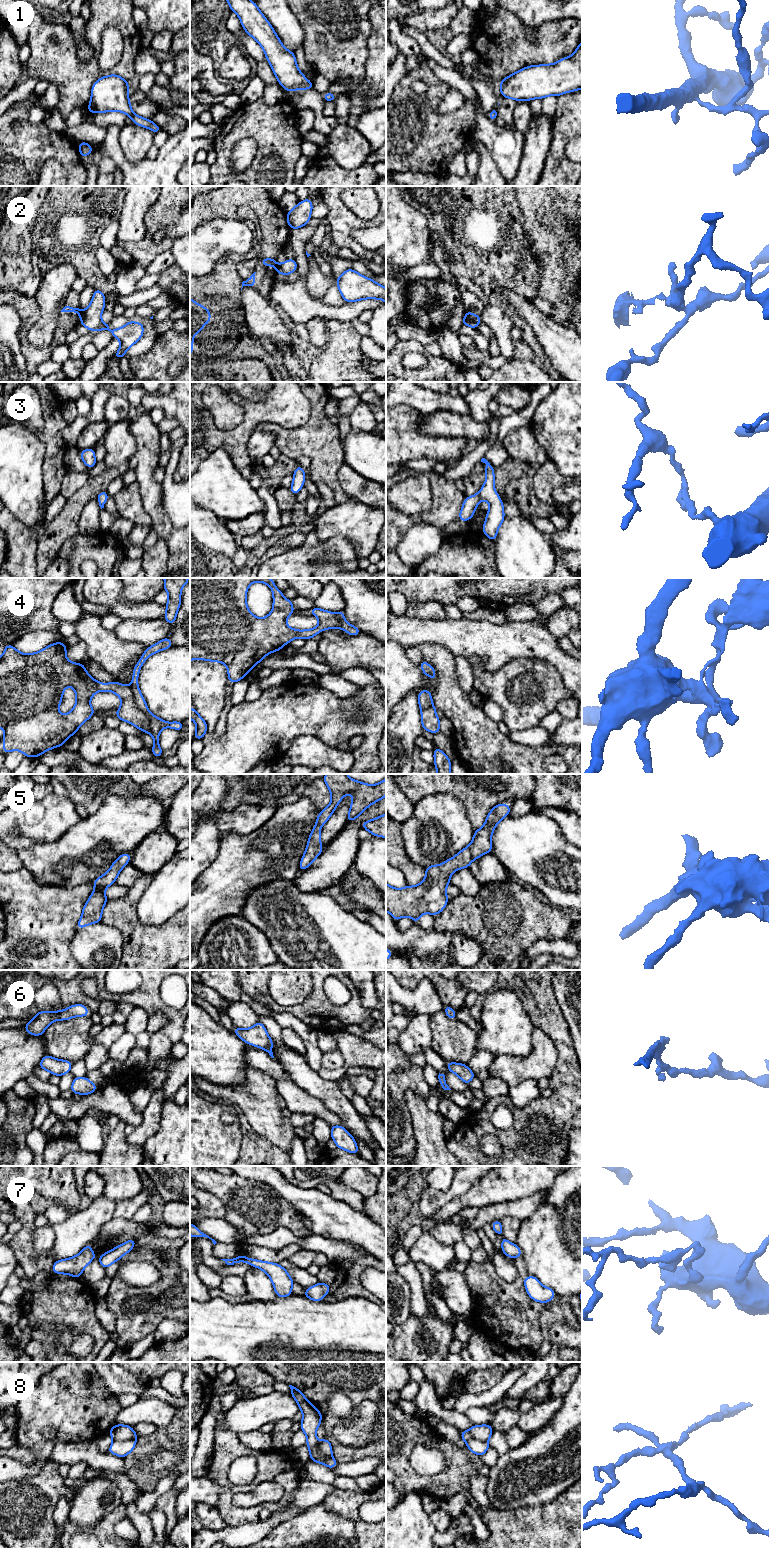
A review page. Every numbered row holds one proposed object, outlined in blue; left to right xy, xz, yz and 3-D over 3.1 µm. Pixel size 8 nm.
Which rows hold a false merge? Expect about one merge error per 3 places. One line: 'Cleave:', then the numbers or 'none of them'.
Cleave: 2, 4, 8

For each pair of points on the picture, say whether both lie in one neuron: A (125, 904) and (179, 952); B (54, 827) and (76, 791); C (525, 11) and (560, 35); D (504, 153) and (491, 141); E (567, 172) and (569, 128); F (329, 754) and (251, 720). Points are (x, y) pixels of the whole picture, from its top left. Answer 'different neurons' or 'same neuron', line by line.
A: same neuron
B: different neurons
C: different neurons
D: same neuron
E: same neuron
F: different neurons

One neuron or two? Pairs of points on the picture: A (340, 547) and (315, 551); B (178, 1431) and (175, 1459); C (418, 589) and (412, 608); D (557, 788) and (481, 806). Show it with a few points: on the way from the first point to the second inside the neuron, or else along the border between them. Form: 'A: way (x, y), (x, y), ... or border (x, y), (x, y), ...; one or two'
A: way (334, 547), (321, 548); one
B: border (174, 1450), (179, 1452); two
C: border (408, 601), (438, 602); two
D: border (535, 784), (530, 798); two

